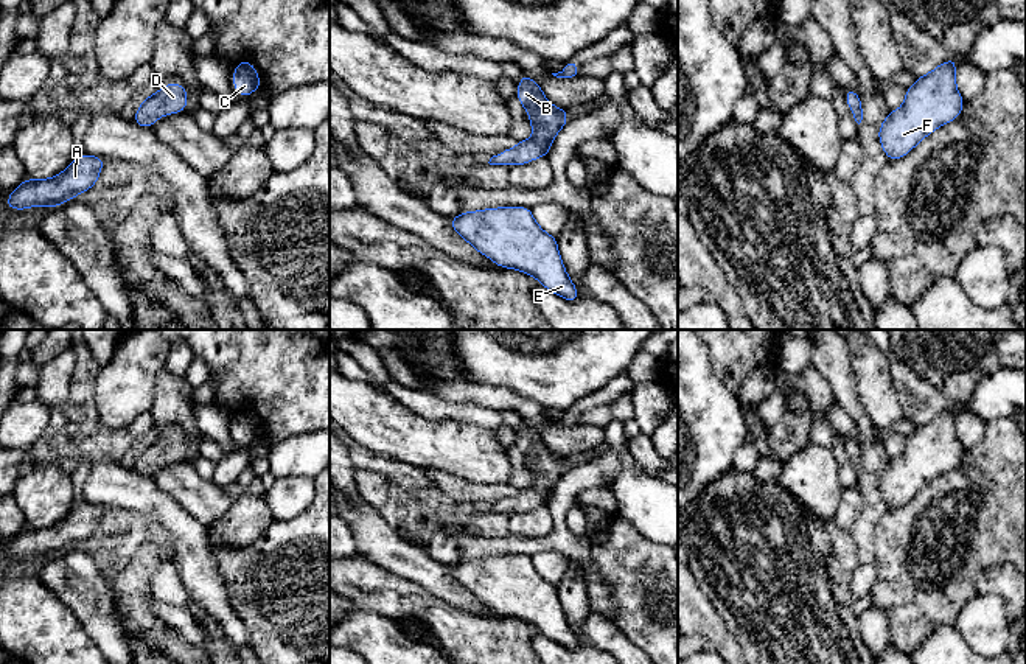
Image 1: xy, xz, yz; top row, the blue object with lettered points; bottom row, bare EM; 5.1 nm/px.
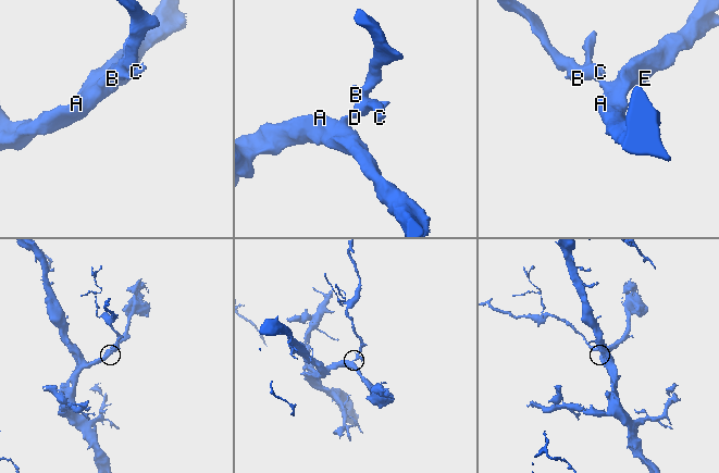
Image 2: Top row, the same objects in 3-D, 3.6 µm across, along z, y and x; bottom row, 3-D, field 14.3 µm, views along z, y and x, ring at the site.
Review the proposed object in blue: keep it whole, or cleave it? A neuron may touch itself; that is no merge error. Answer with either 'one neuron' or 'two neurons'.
one neuron

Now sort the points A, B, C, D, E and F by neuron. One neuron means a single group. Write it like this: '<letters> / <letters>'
A B C D E F

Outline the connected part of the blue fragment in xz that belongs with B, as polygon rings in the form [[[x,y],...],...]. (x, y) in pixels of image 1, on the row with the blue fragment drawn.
[[[521,73],[516,98],[530,114],[529,123],[533,137],[518,142],[515,148],[505,149],[490,159],[490,165],[525,165],[538,157],[546,157],[557,134],[567,123],[567,109],[555,107],[543,93],[538,82]]]

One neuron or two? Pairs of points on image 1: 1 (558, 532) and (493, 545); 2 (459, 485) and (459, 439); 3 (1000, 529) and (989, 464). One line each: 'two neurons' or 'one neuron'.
1: one neuron
2: two neurons
3: one neuron

